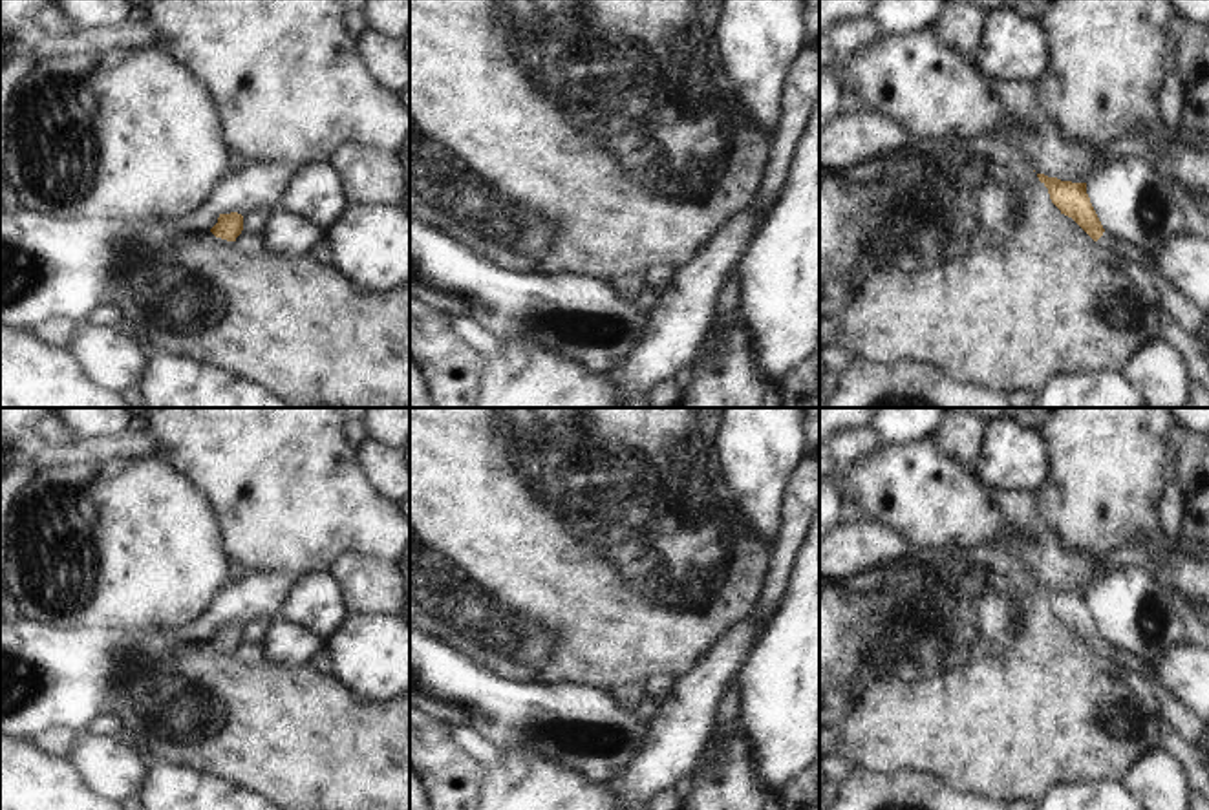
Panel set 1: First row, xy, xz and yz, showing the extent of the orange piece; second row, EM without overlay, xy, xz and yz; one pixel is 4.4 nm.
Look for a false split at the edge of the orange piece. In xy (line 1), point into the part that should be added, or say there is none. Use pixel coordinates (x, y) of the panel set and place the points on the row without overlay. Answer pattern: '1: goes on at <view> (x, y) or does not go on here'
1: goes on at xy (220, 651)

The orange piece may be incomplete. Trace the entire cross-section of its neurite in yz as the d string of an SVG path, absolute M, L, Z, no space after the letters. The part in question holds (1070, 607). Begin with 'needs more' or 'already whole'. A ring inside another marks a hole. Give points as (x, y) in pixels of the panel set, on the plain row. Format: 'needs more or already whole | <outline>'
needs more | M1037 583L1037 587L1061 623L1072 627L1096 651L1105 667L1118 671L1121 666L1118 647L1103 638L1086 603L1086 592L1061 591L1044 583Z

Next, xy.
needs more | M238 622L219 623L218 633L210 638L209 647L219 655L234 655L243 640L243 625Z

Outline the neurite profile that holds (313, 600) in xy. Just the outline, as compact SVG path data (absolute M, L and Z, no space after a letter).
M327 570L296 576L276 611L278 622L307 627L324 640L344 616L342 594Z

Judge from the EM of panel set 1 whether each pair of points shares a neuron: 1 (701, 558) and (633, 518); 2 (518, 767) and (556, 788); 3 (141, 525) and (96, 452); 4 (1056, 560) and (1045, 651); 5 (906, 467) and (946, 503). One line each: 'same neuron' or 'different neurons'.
1: same neuron
2: same neuron
3: different neurons
4: different neurons
5: same neuron

